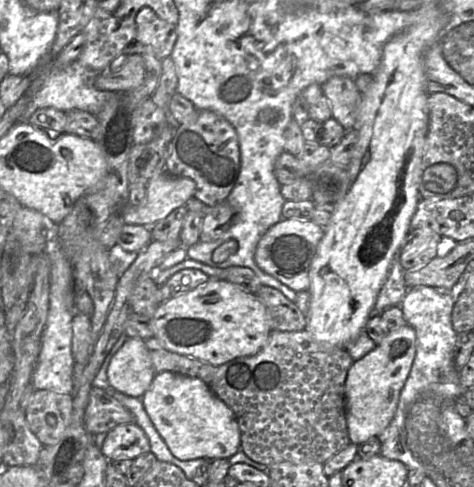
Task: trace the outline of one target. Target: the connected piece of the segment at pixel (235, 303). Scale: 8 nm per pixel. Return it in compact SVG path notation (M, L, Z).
M211 279L195 289L159 304L153 315L153 331L164 348L219 366L233 359L257 354L272 331L265 305L256 294L226 280Z

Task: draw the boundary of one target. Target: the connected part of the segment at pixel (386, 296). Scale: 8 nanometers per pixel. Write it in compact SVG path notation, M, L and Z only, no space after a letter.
M398 257L394 258L389 267L387 279L377 296L374 307L371 311L372 316L381 316L387 308L400 306L409 288L404 280L405 270L400 264Z

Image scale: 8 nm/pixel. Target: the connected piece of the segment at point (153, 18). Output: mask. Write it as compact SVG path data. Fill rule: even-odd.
M150 7L142 8L136 16L135 43L150 47L163 60L169 57L177 40L177 25L161 19Z

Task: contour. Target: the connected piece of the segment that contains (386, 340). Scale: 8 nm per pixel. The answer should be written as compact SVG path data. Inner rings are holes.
M406 324L389 331L372 351L353 362L345 381L346 419L351 443L361 445L379 436L389 426L415 355L416 332Z

